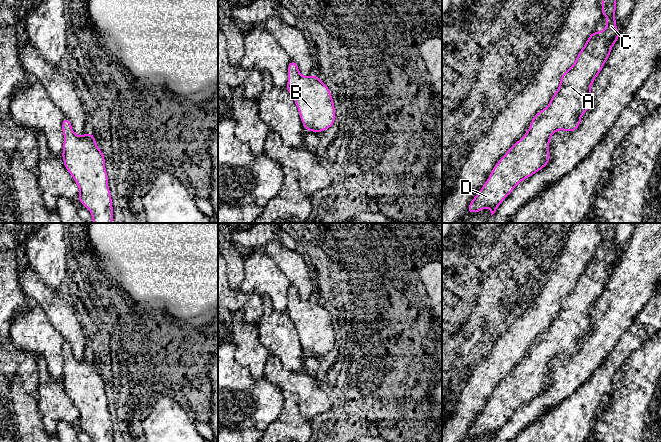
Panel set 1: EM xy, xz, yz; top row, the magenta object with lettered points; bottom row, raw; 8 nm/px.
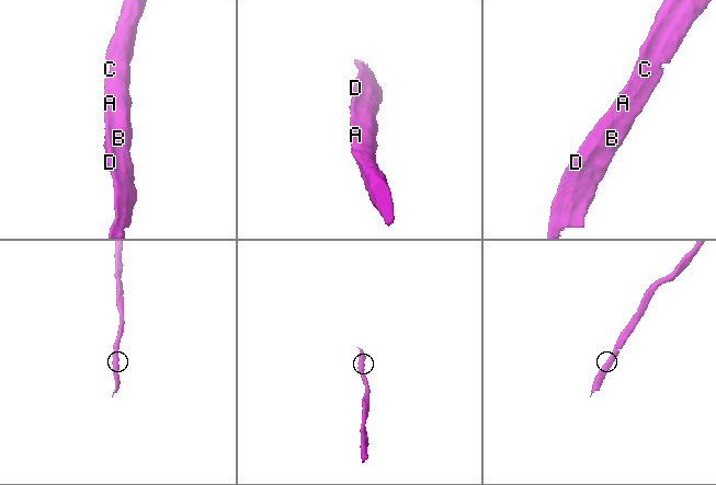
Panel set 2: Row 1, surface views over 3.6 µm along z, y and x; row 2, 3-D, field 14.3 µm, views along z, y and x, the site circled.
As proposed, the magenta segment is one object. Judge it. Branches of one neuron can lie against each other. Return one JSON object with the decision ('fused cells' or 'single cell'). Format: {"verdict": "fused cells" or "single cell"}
{"verdict": "single cell"}

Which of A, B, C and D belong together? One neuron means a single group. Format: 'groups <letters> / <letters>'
groups A B C D

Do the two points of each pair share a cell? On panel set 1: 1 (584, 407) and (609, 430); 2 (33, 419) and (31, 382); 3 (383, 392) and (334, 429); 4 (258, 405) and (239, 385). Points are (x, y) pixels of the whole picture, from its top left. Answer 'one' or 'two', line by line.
1: two
2: two
3: one
4: one

